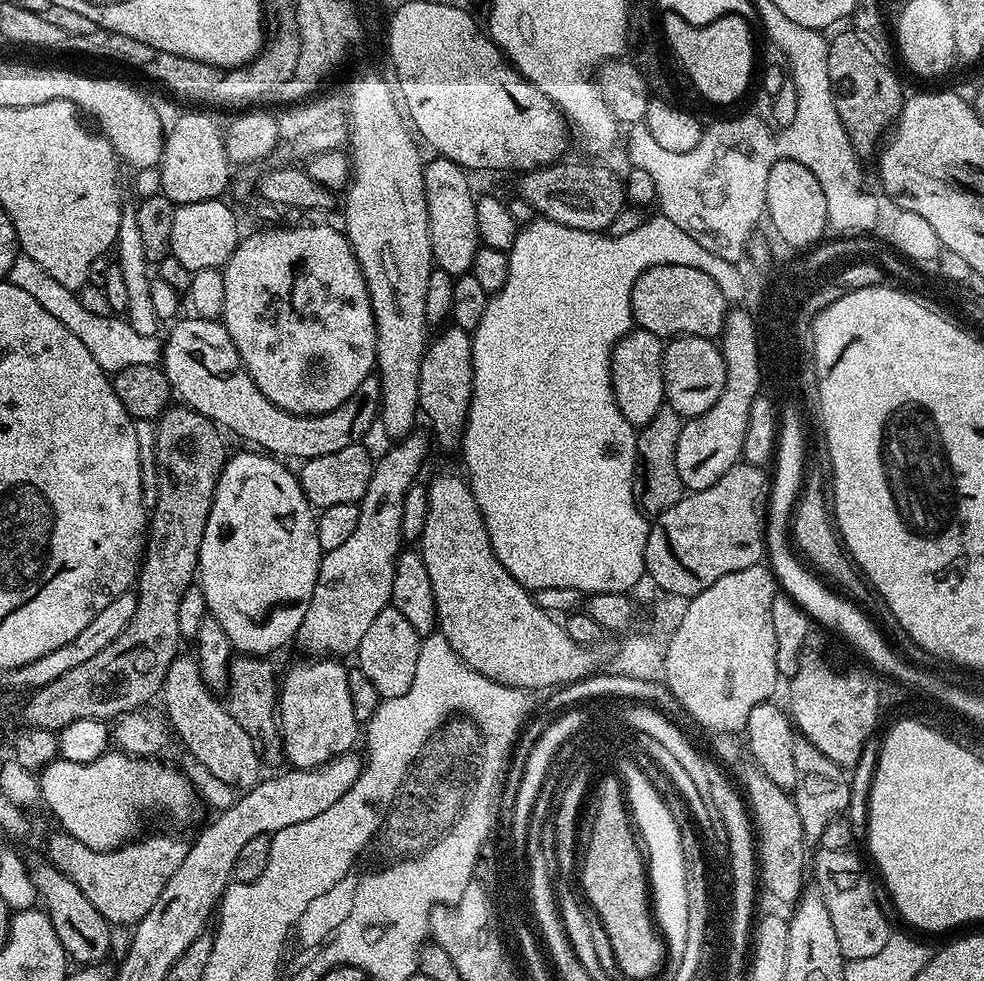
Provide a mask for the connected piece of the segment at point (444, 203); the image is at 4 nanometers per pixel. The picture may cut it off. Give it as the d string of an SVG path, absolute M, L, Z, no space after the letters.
M445 156L429 159L424 165L424 189L430 222L432 258L435 267L449 272L453 278L471 273L474 254L477 248L481 247L476 217L477 197L472 196L468 176L469 173L461 164L447 160Z

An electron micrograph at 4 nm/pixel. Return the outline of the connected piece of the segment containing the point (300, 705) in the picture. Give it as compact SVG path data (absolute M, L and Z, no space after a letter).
M308 658L305 664L296 664L284 680L278 684L278 721L280 741L283 744L283 759L289 760L292 768L317 768L343 752L353 751L358 722L354 718L354 706L350 706L348 668L336 658Z

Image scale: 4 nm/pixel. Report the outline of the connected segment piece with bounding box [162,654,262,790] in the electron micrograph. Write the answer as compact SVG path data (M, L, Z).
M190 654L177 655L164 679L162 701L168 710L167 721L171 729L180 735L195 763L206 766L219 781L228 783L234 790L253 788L261 779L262 759L257 743L246 730L235 722L228 709L203 681L197 664L197 657Z

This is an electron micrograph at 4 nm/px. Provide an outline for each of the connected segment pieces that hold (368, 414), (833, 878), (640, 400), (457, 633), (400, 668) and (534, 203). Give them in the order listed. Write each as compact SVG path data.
M177 319L171 325L173 328L169 330L168 337L162 340L164 377L168 379L173 393L181 396L184 399L181 401L187 407L200 412L221 429L249 440L252 443L249 445L277 458L303 462L361 443L372 424L374 428L377 423L382 398L379 375L367 376L358 390L354 390L354 394L350 394L350 398L346 398L346 402L334 410L317 416L296 416L293 412L274 406L274 402L270 402L270 398L258 390L219 319L182 319Z
M852 850L817 851L816 861L811 861L810 872L816 875L814 886L821 892L822 900L829 910L830 919L834 924L834 933L838 936L845 961L854 962L858 958L871 958L878 954L882 946L886 946L890 935L888 920L876 901L876 892L860 865L860 860Z
M634 328L617 342L612 349L611 382L615 404L619 412L635 428L646 422L665 405L664 398L664 349L665 343L656 334Z
M444 472L434 477L427 489L426 526L418 541L418 551L422 562L426 562L426 574L430 574L430 586L434 590L438 632L450 650L454 650L460 661L478 674L511 688L552 690L593 675L596 656L592 652L595 651L574 642L553 613L536 606L529 589L517 582L494 554L484 515L478 510L478 502L467 479L463 475L451 476Z
M389 606L382 610L382 614L378 614L378 618L374 618L374 623L370 630L366 630L354 656L355 659L360 659L357 660L358 667L362 674L366 674L366 678L370 678L374 690L378 690L381 698L402 698L402 694L410 690L410 682L414 682L421 643L422 638L416 633L414 626L410 626L410 622L406 622L406 618L402 618L396 608Z
M557 162L533 168L519 177L519 199L543 219L574 230L603 233L626 207L624 180L604 164L563 164Z

